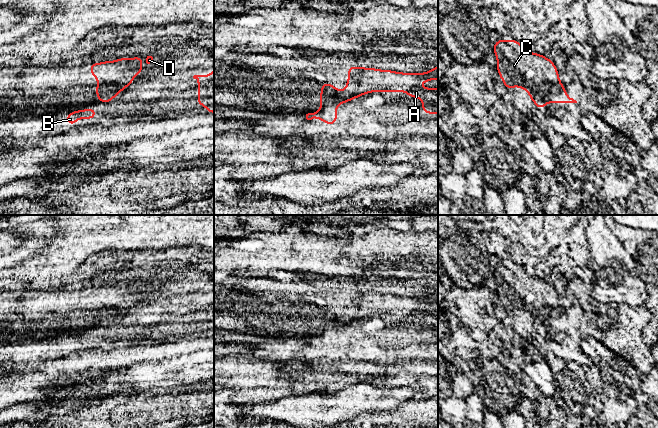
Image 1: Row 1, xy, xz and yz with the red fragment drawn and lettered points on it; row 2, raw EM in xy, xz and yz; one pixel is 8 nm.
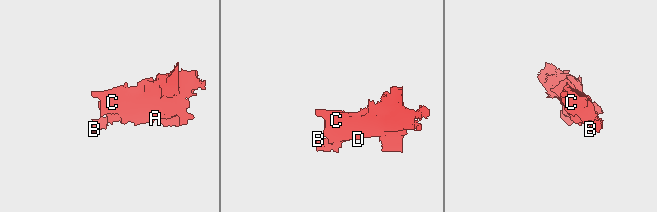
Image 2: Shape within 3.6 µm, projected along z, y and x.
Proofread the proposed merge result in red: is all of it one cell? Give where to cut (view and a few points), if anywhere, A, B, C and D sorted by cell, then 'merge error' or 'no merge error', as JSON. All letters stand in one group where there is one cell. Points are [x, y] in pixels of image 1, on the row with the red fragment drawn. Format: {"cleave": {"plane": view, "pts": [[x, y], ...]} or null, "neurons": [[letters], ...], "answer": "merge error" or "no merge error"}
{"cleave": {"plane": "xz", "pts": [[335, 104], [329, 104], [321, 108]]}, "neurons": [["A", "C", "D"], ["B"]], "answer": "merge error"}

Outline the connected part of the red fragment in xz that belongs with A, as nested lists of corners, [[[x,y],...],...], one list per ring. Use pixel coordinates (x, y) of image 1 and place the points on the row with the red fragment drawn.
[[[438,66],[425,73],[403,73],[375,68],[348,67],[345,90],[321,83],[320,105],[342,105],[370,92],[407,92],[409,98],[422,100],[422,111],[438,114],[438,88],[417,87],[417,83],[438,79]]]

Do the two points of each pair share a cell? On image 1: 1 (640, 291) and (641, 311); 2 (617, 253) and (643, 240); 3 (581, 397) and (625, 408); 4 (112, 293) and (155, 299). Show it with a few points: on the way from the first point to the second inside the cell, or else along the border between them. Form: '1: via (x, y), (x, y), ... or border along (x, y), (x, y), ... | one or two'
1: border along (625, 302), (632, 306), (643, 306) | two
2: border along (611, 230), (639, 268) | two
3: via (592, 398), (614, 400) | one
4: border along (142, 295), (134, 301) | two

